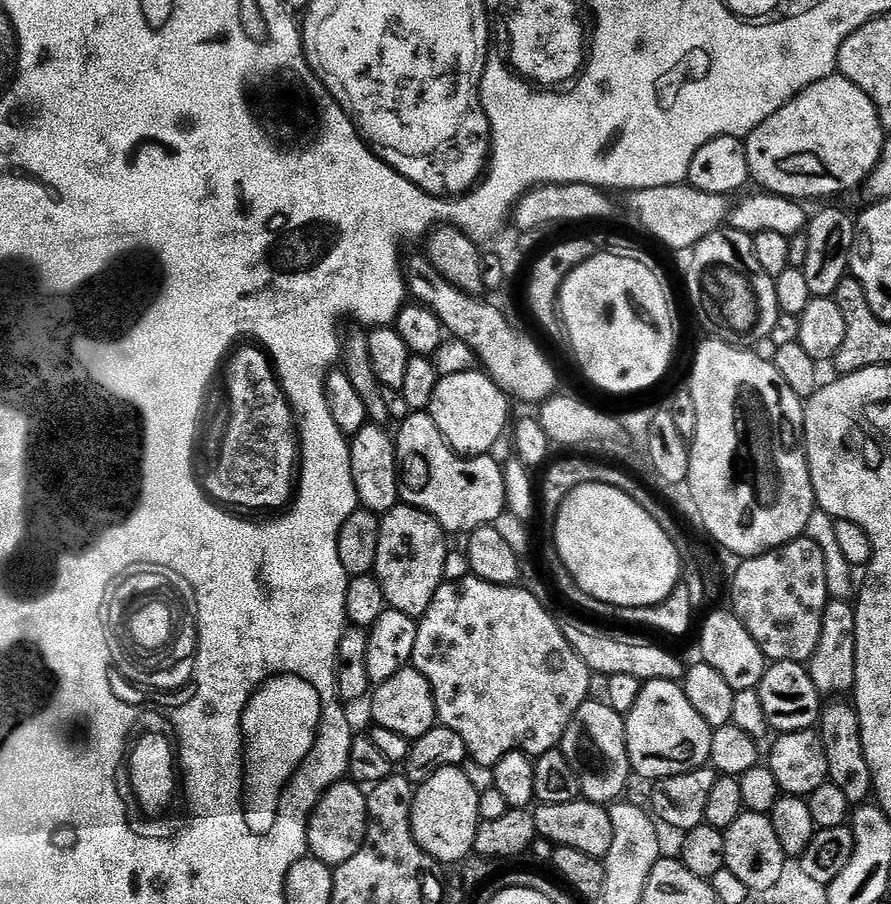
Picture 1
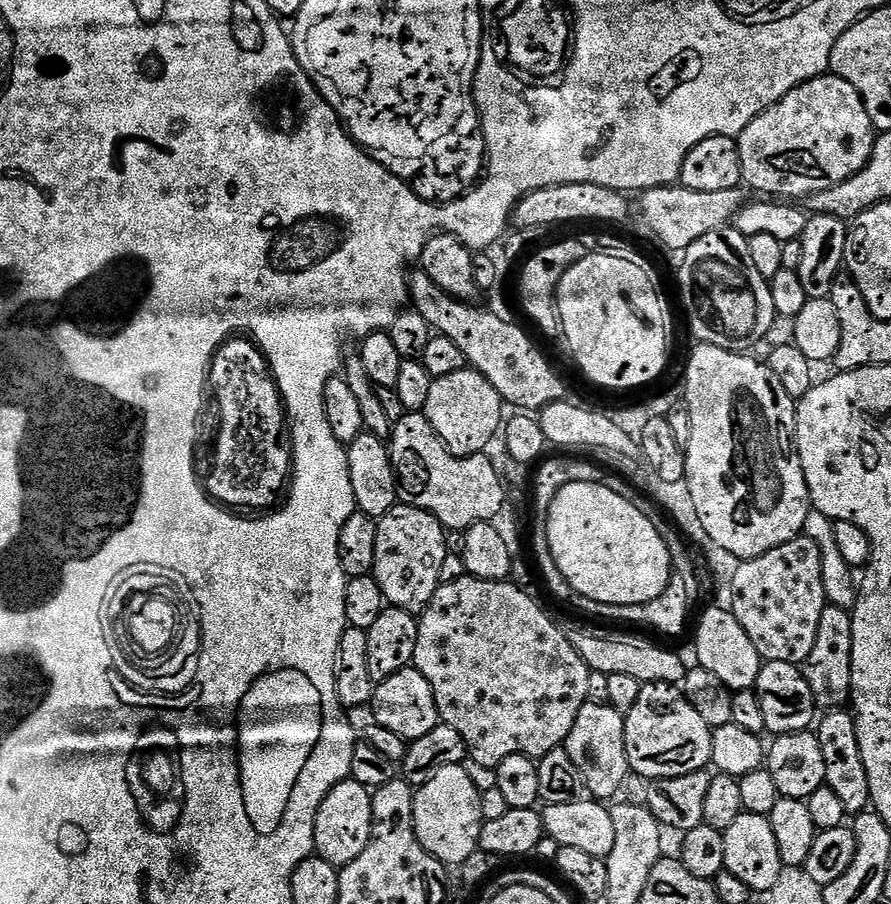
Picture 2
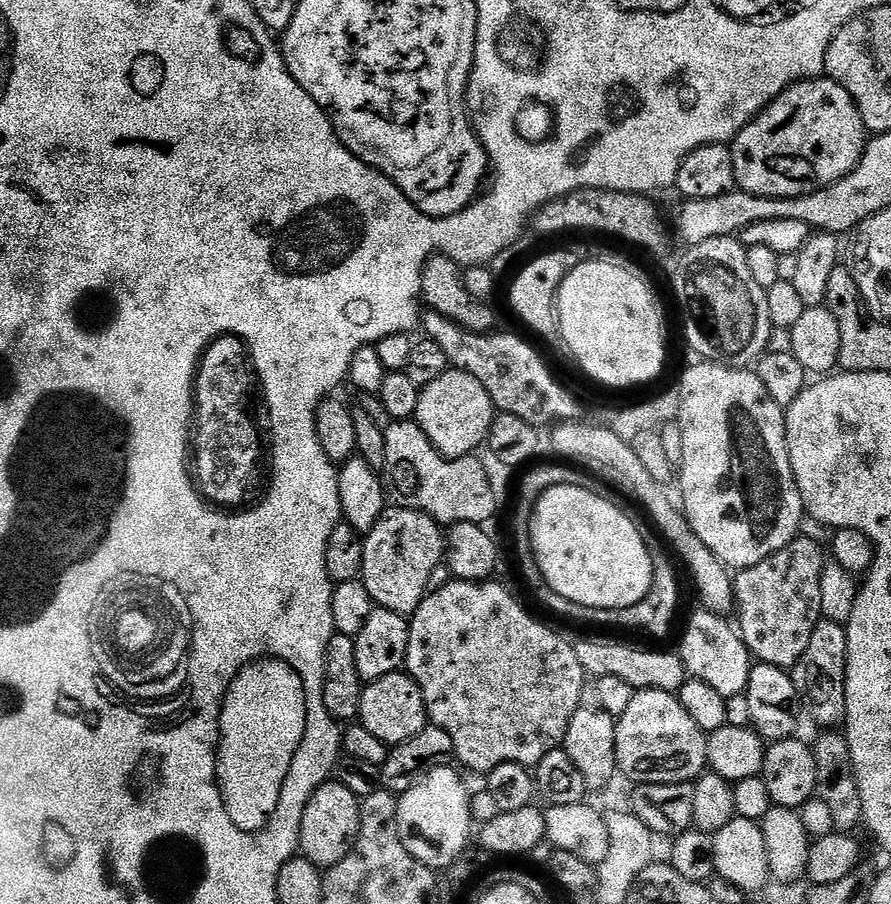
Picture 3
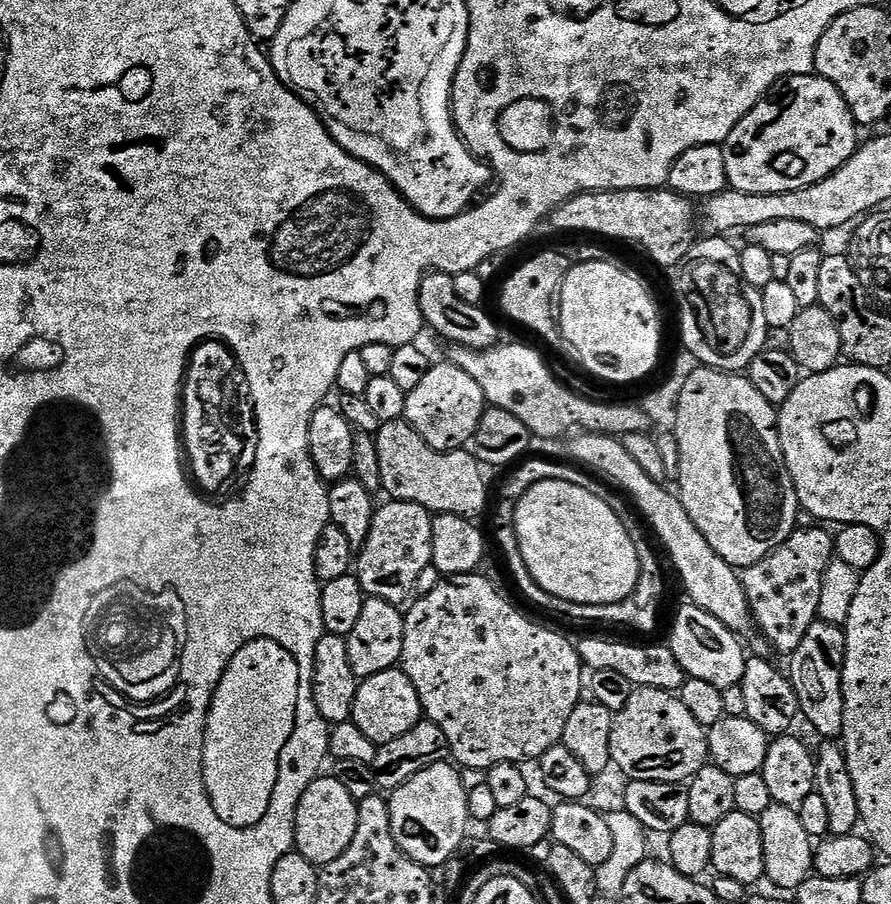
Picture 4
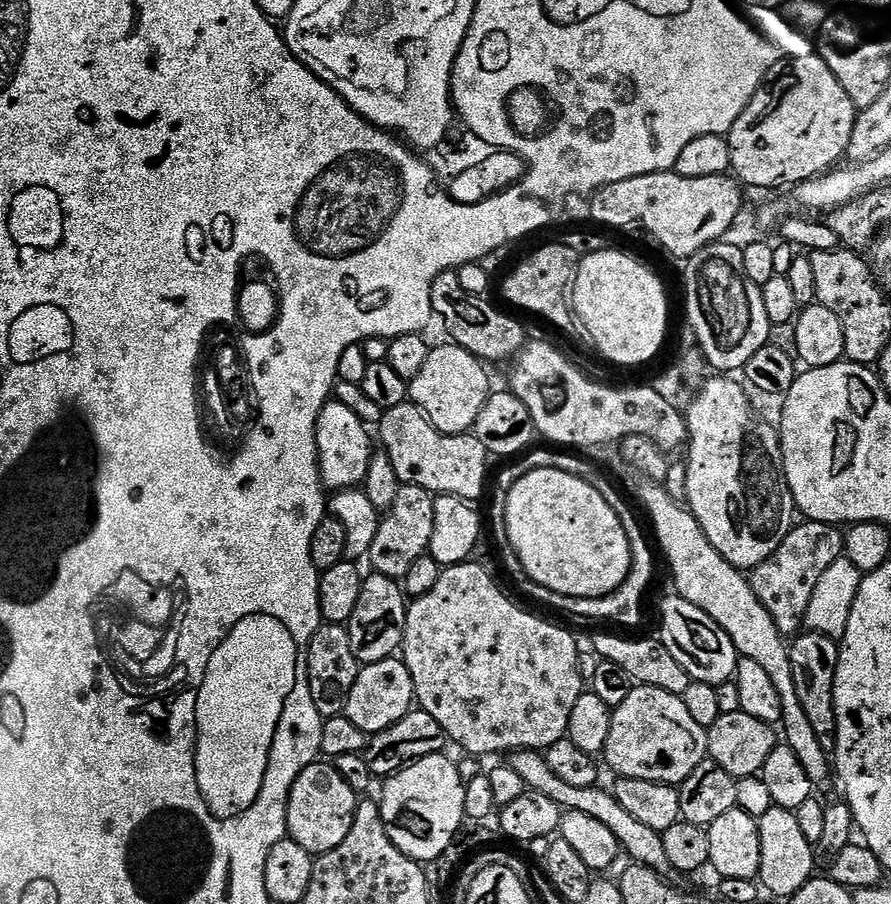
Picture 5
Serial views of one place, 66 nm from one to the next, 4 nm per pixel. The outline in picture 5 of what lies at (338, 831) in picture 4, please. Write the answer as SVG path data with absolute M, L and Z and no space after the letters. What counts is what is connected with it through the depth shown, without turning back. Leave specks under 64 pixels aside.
M317 762L304 769L288 799L288 836L295 844L302 846L302 850L311 852L313 857L322 856L346 842L358 803L355 790L324 763L328 762Z

